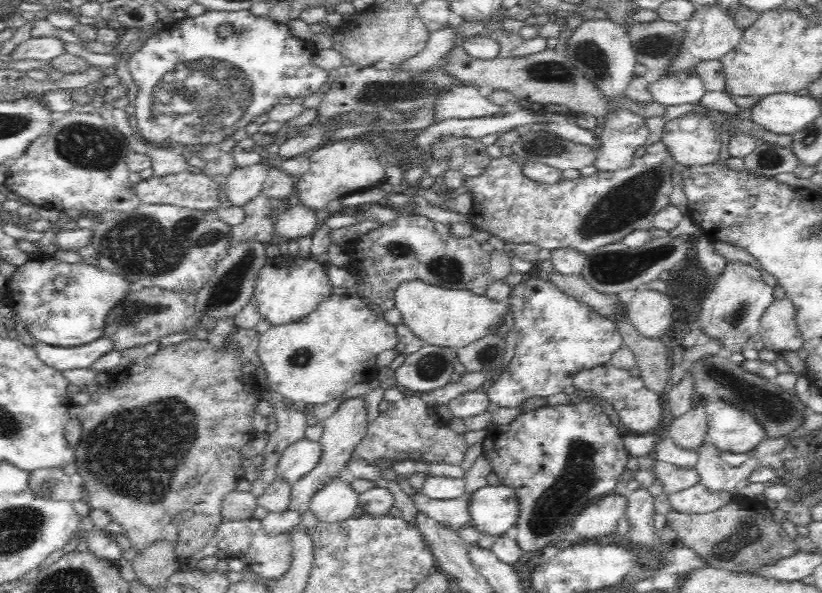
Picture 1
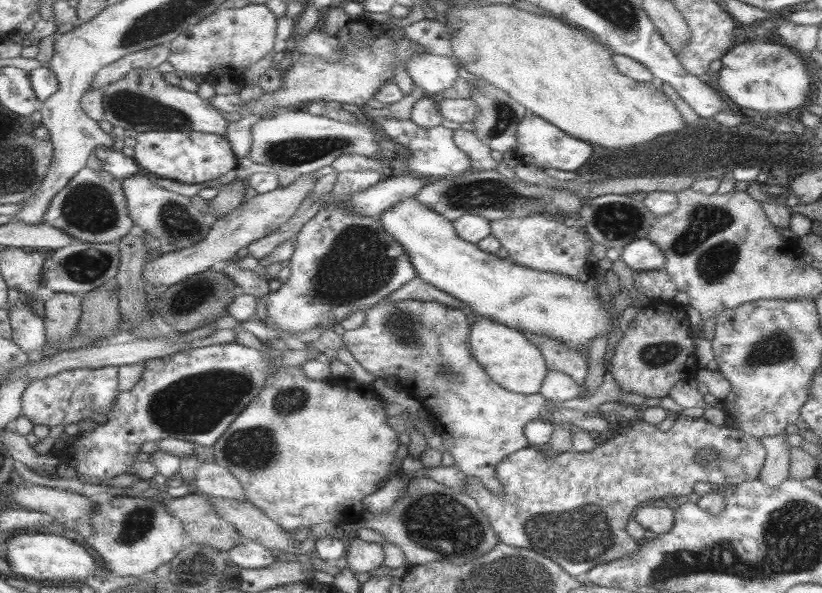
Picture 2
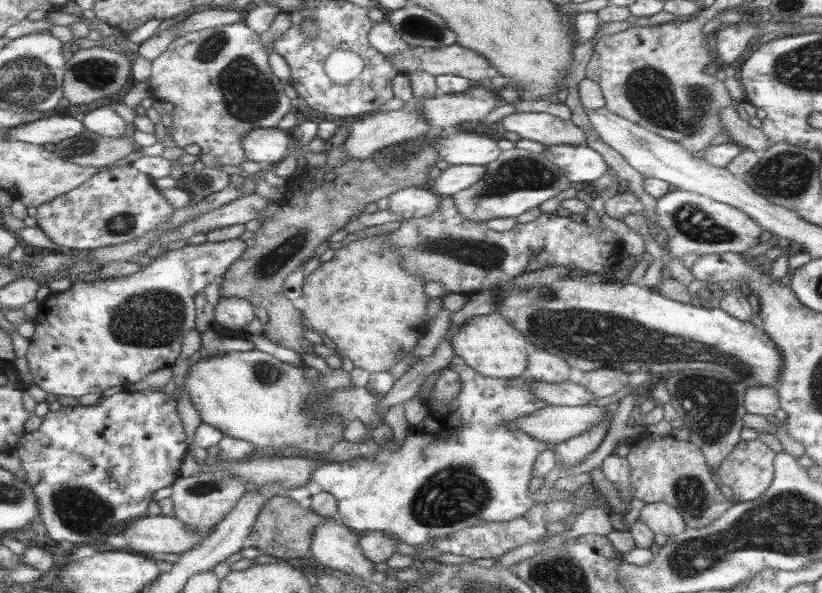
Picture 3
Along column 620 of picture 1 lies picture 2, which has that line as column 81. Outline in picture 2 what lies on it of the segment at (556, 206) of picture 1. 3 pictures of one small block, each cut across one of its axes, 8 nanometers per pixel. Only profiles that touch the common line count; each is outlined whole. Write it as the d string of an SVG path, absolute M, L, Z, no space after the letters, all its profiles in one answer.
M87 166L75 172L65 188L49 202L47 212L43 214L43 224L63 230L67 236L73 236L83 244L109 244L111 240L121 240L135 226L125 206L121 182L105 170L91 170Z

